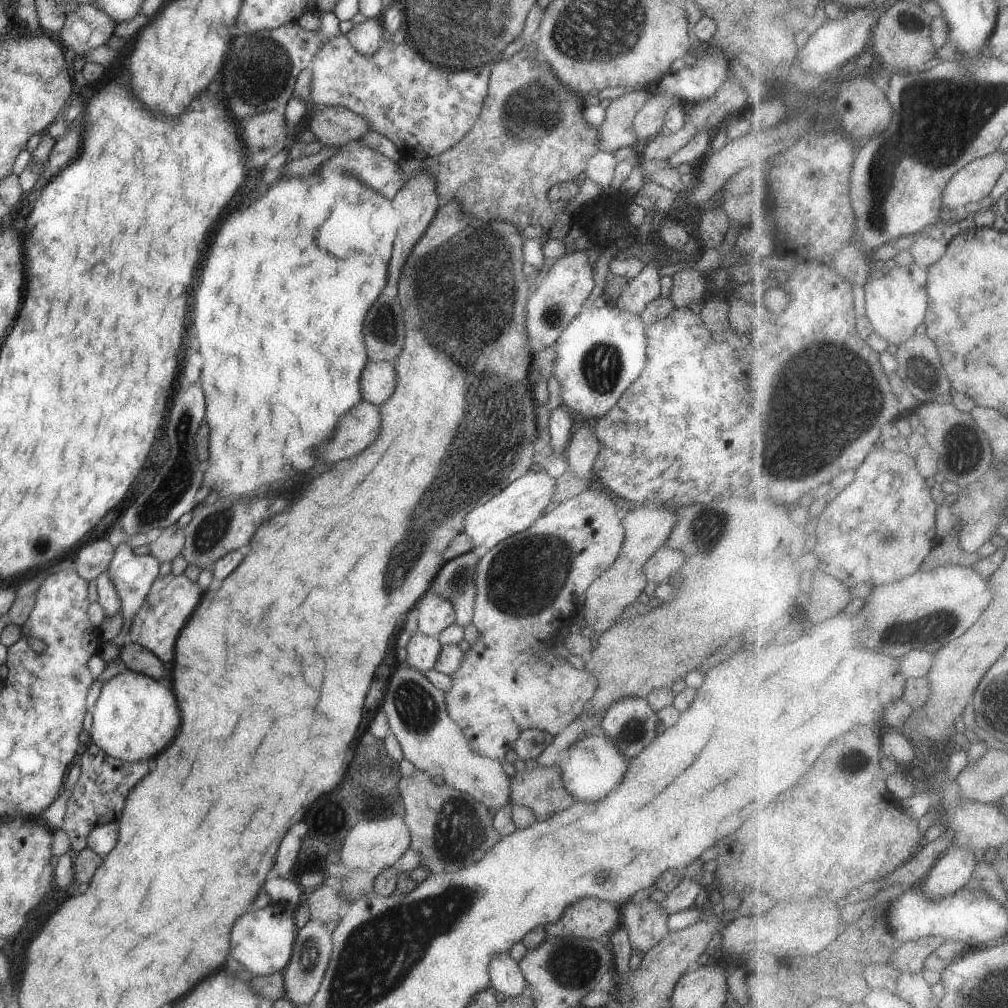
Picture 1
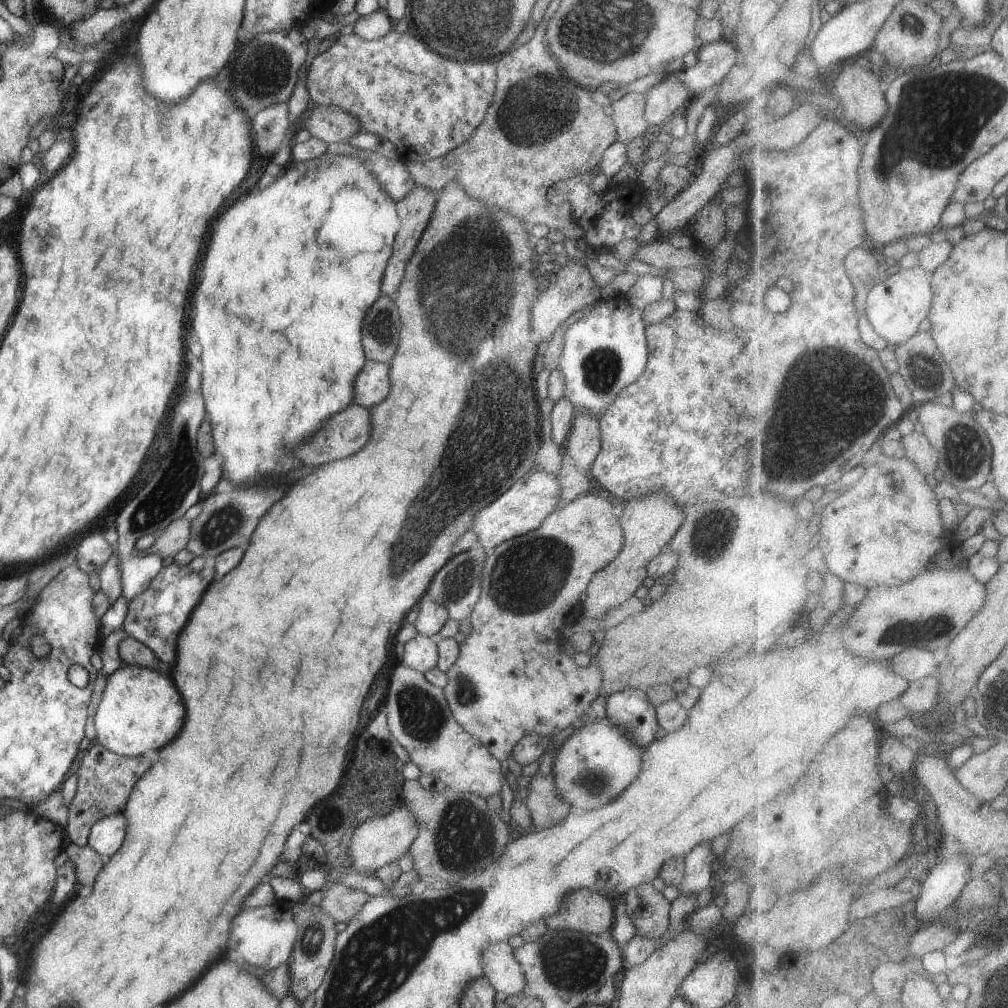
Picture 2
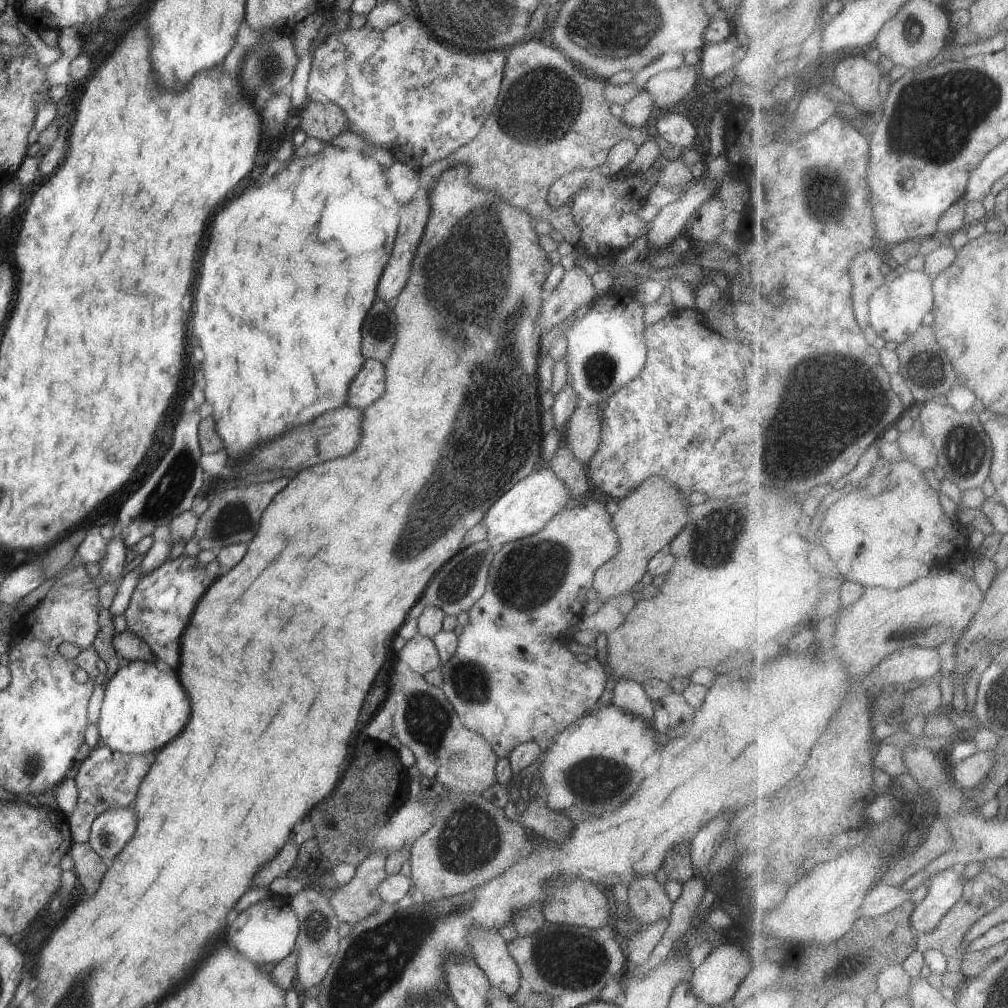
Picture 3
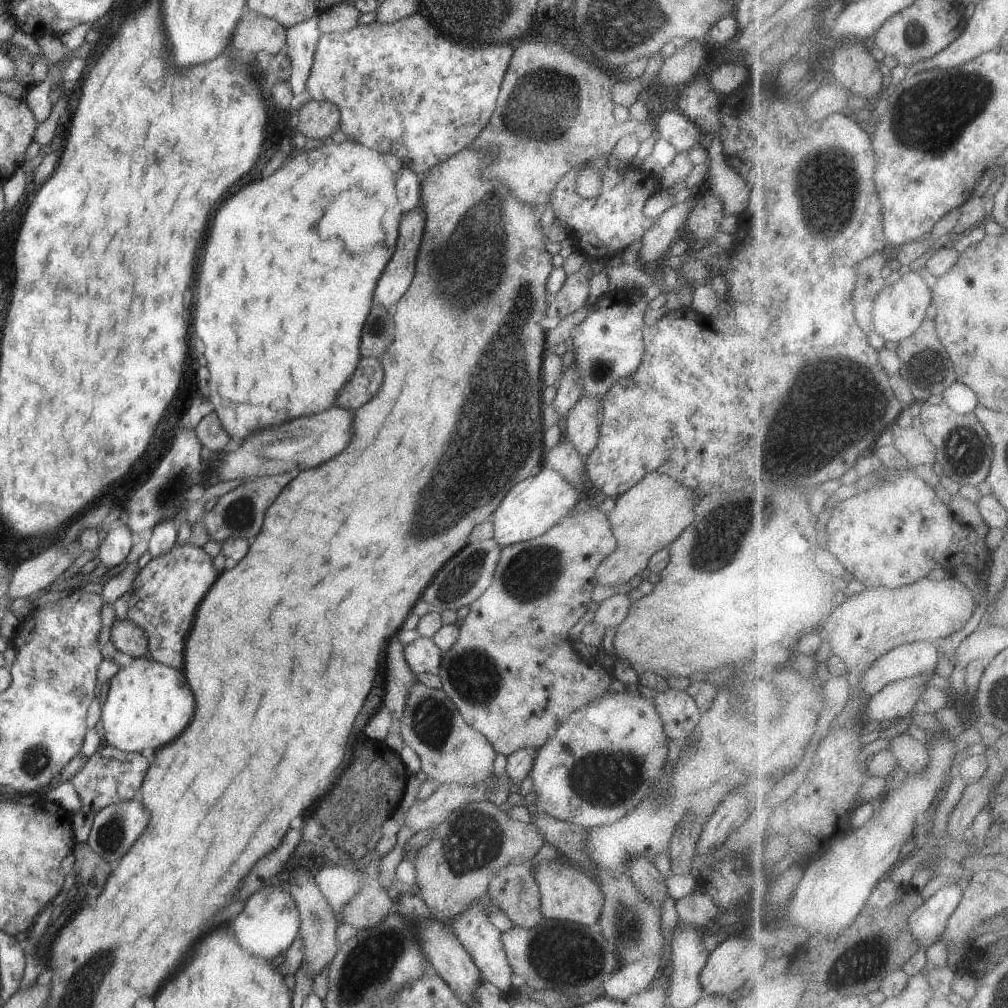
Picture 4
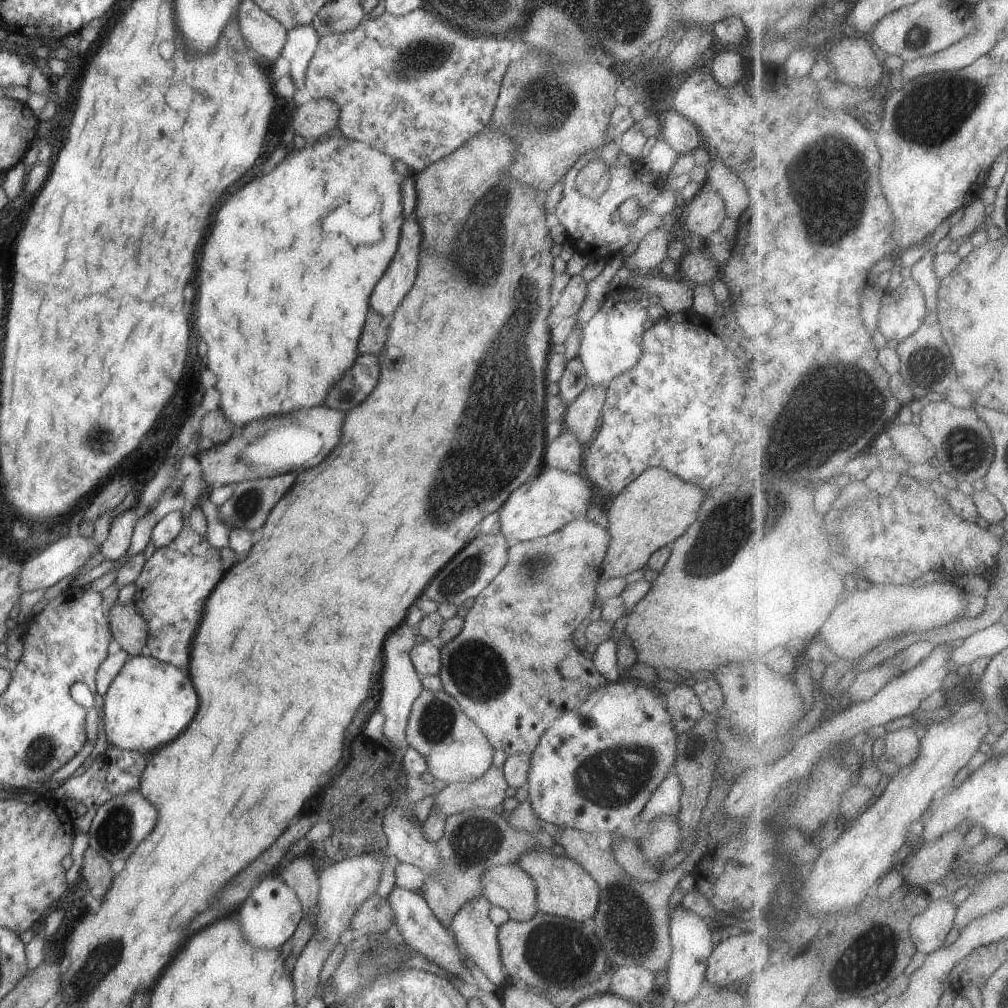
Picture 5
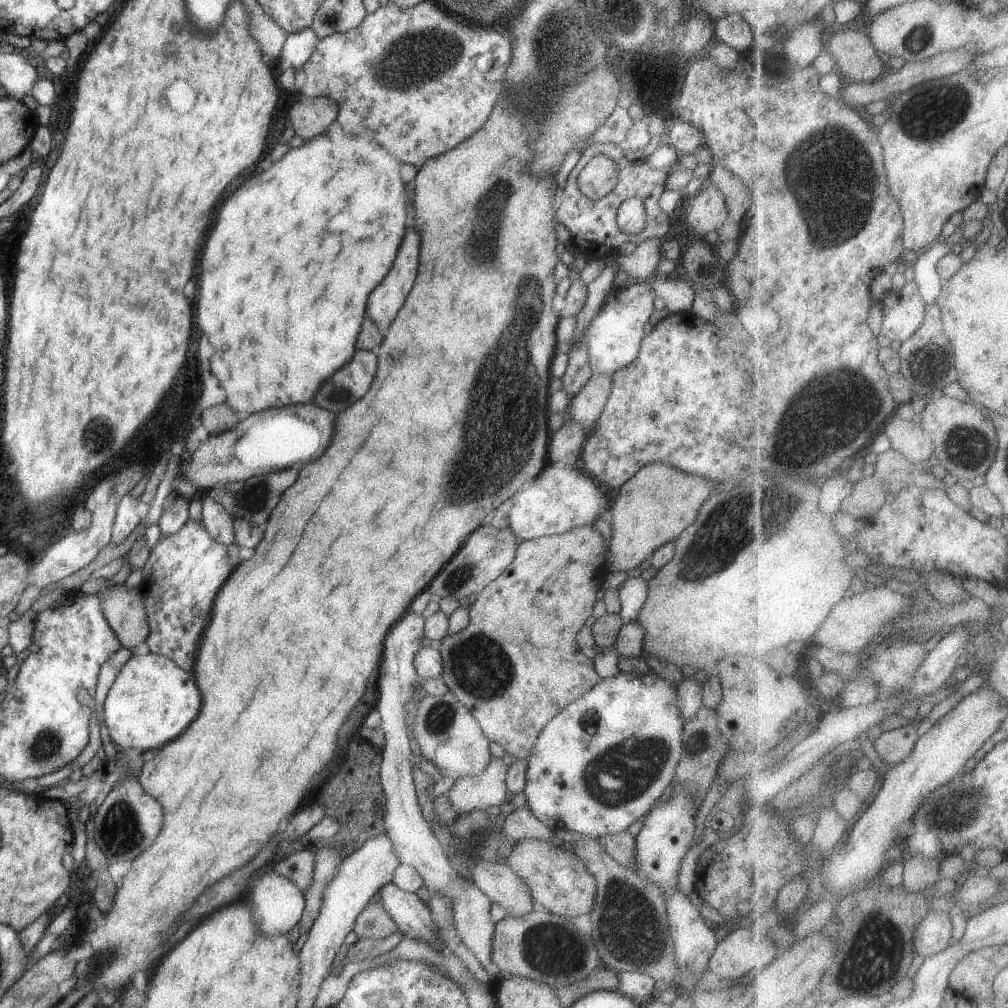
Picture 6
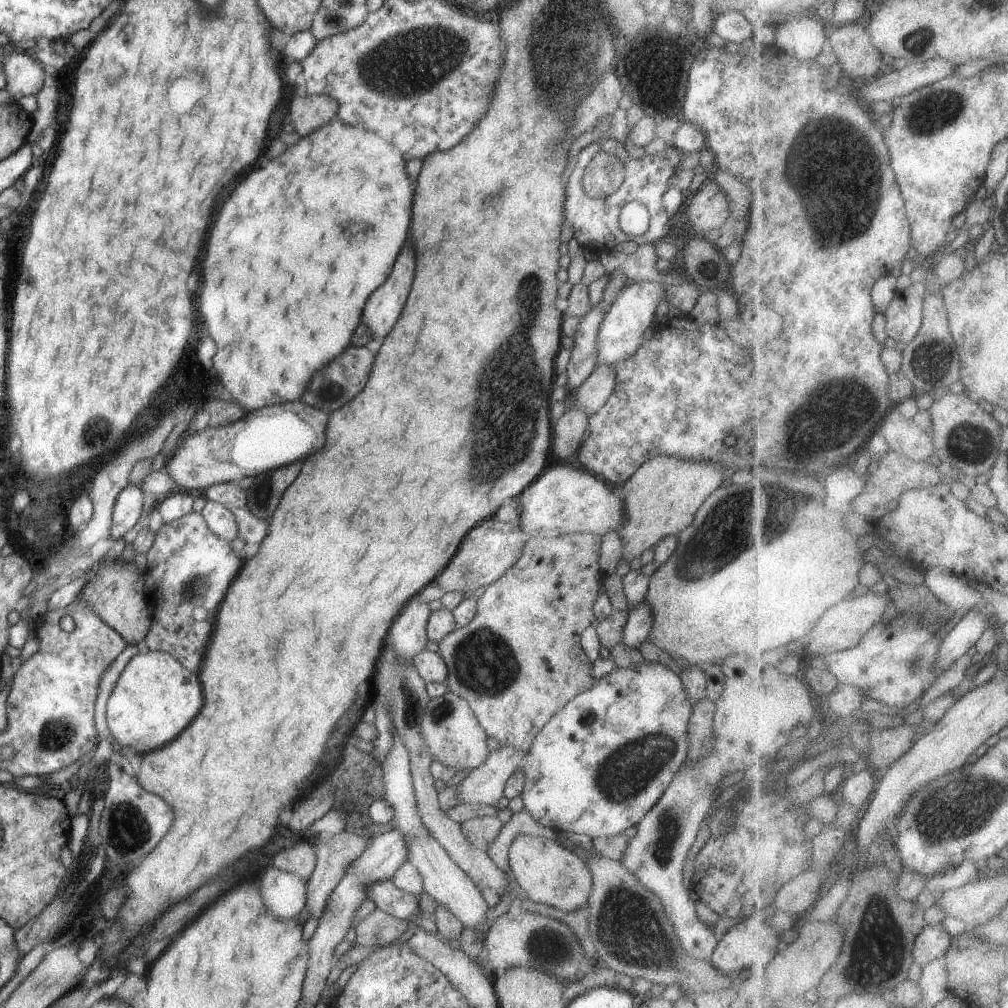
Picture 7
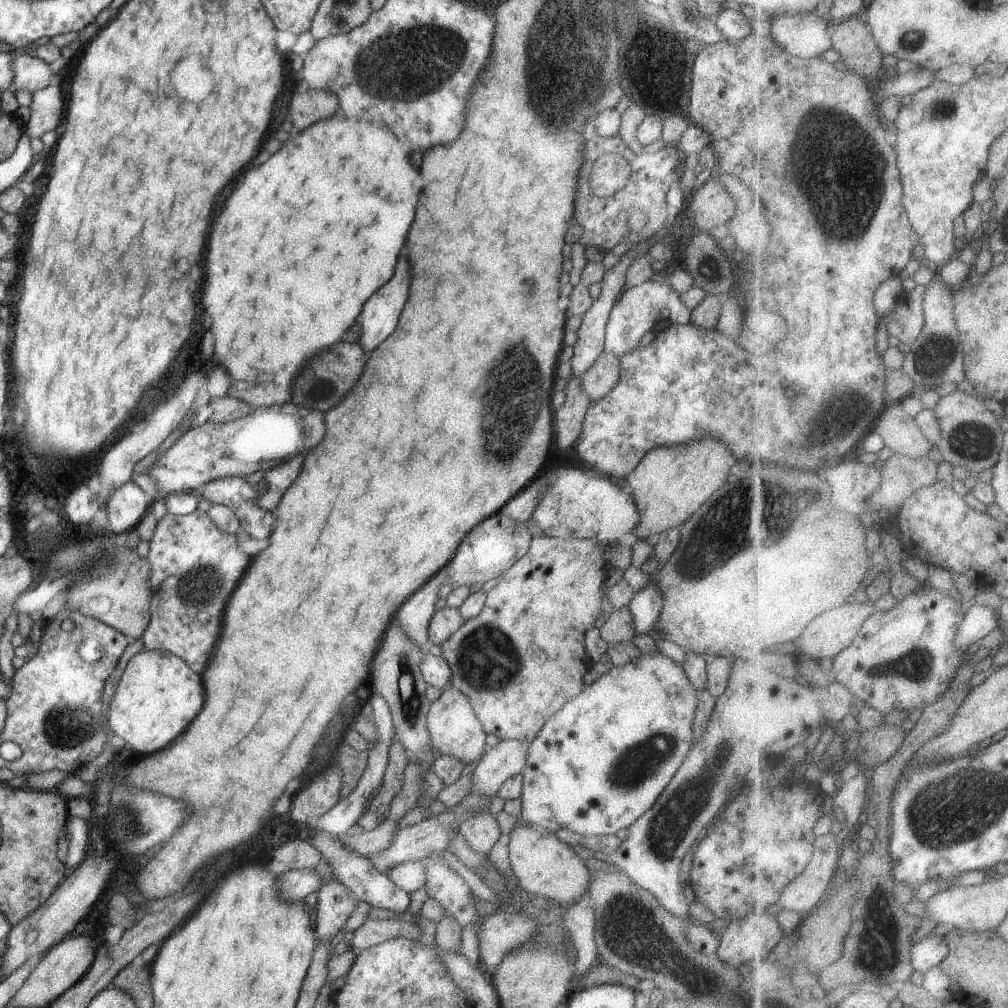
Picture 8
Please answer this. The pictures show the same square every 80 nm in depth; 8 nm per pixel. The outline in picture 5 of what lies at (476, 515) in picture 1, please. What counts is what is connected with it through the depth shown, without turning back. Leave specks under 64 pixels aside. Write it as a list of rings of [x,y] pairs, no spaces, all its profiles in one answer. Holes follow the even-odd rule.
[[[544,466],[538,476],[530,482],[522,484],[514,494],[508,498],[504,508],[500,511],[501,532],[507,538],[509,546],[548,536],[574,519],[586,516],[588,508],[592,506],[592,484],[582,478],[579,473],[569,473],[552,467]]]

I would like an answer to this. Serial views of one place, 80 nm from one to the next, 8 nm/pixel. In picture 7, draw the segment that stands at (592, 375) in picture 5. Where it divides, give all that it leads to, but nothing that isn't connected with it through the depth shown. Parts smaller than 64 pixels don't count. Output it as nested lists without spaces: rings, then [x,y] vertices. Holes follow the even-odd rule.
[[[629,282],[616,300],[611,304],[600,325],[597,336],[598,363],[616,366],[633,355],[644,342],[644,332],[653,327],[656,319],[656,308],[662,300],[667,299],[667,292],[662,283],[657,282]]]

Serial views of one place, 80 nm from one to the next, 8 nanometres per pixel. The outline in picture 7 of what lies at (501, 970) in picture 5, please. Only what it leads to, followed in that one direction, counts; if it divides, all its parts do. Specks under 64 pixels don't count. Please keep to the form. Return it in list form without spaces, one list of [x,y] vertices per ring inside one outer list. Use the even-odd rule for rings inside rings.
[[[422,591],[414,596],[414,598],[402,608],[400,616],[396,616],[396,620],[394,620],[392,626],[390,626],[390,638],[392,638],[391,645],[397,652],[397,659],[404,659],[410,662],[415,654],[418,654],[427,648],[427,622],[432,612],[430,611],[430,607],[428,607],[428,603],[420,601],[419,596],[421,594]],[[396,730],[394,744],[383,762],[382,779],[385,784],[383,799],[394,809],[395,827],[404,833],[409,848],[407,860],[420,871],[423,878],[423,892],[428,893],[428,896],[433,898],[439,906],[443,906],[459,918],[464,930],[468,927],[481,927],[482,930],[486,930],[480,938],[475,939],[478,940],[476,946],[481,946],[489,928],[485,923],[488,904],[482,897],[479,886],[450,858],[446,850],[425,827],[416,804],[409,752]]]

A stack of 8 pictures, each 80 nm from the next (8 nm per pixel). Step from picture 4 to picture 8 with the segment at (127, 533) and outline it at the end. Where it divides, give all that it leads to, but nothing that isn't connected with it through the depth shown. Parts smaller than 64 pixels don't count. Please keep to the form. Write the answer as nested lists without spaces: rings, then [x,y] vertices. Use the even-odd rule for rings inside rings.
[[[132,480],[119,486],[105,504],[109,531],[120,534],[134,529],[149,511],[152,500],[151,496]]]

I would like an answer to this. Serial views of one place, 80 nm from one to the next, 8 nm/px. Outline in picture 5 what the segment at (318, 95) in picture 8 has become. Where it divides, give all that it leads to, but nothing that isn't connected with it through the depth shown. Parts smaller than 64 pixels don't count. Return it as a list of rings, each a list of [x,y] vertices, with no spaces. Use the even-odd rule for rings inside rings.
[[[314,99],[297,106],[292,116],[295,134],[308,140],[308,144],[326,136],[338,124],[341,108],[330,99]]]

